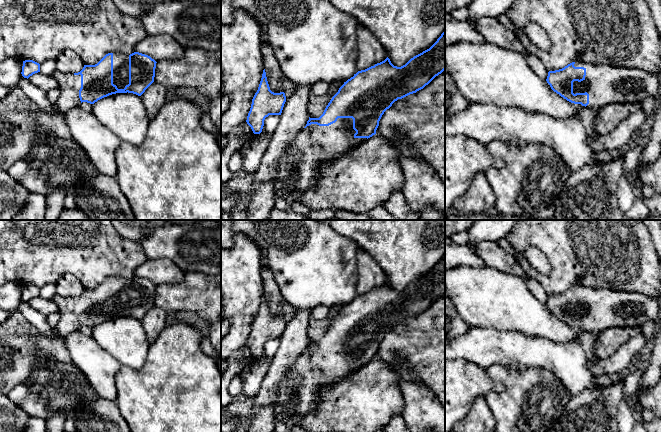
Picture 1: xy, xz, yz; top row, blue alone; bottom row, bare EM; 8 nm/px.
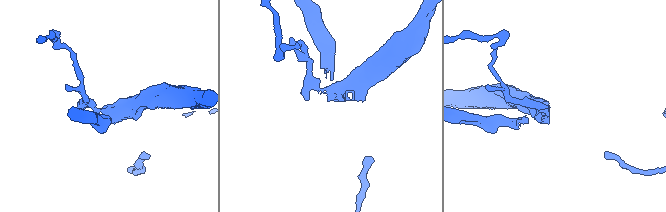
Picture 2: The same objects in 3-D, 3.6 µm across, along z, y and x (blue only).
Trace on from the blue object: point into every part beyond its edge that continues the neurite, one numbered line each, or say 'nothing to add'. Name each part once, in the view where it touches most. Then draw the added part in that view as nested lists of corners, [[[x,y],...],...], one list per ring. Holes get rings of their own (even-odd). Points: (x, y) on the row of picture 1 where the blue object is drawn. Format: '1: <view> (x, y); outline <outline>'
1: xz (315, 145); outline [[[338,118],[329,126],[311,124],[304,128],[290,143],[281,159],[275,196],[289,203],[300,202],[303,192],[310,189],[317,181],[319,170],[326,162],[332,162],[344,153],[364,143],[367,138],[355,138],[352,118]]]

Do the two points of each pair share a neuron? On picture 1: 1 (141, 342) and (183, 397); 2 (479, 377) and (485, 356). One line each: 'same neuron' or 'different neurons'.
1: different neurons
2: different neurons

